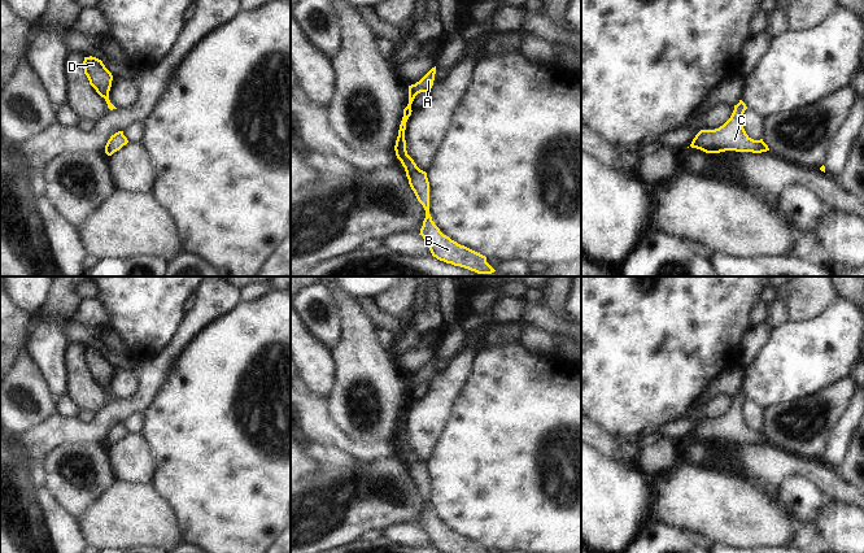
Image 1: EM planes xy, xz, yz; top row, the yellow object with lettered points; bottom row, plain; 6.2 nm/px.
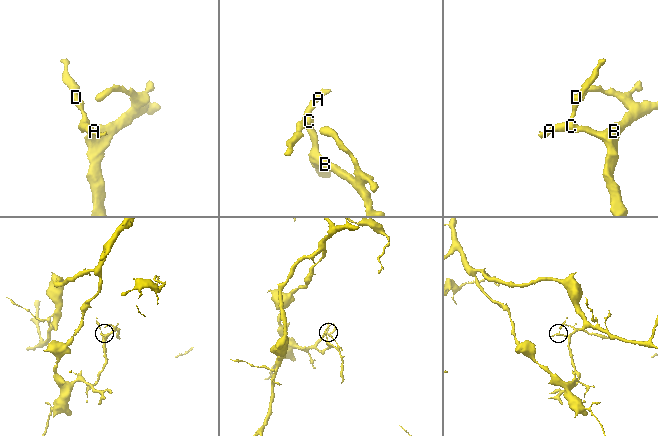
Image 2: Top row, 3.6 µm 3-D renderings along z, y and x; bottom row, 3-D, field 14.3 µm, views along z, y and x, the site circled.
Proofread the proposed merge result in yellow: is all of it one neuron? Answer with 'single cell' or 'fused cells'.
single cell

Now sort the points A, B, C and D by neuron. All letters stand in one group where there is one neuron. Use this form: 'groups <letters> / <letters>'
groups A B C D

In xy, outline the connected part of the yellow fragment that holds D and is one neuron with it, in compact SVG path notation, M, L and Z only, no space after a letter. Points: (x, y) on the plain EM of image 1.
M84 348L82 354L84 365L87 366L90 375L96 380L96 383L105 389L108 399L110 401L117 400L109 391L109 382L112 378L113 366L105 358L101 350L96 348Z

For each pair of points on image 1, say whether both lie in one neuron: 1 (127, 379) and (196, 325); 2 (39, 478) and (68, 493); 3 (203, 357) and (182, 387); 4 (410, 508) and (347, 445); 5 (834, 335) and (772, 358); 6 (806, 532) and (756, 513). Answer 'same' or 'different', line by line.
1: different
2: different
3: same
4: different
5: same
6: different

